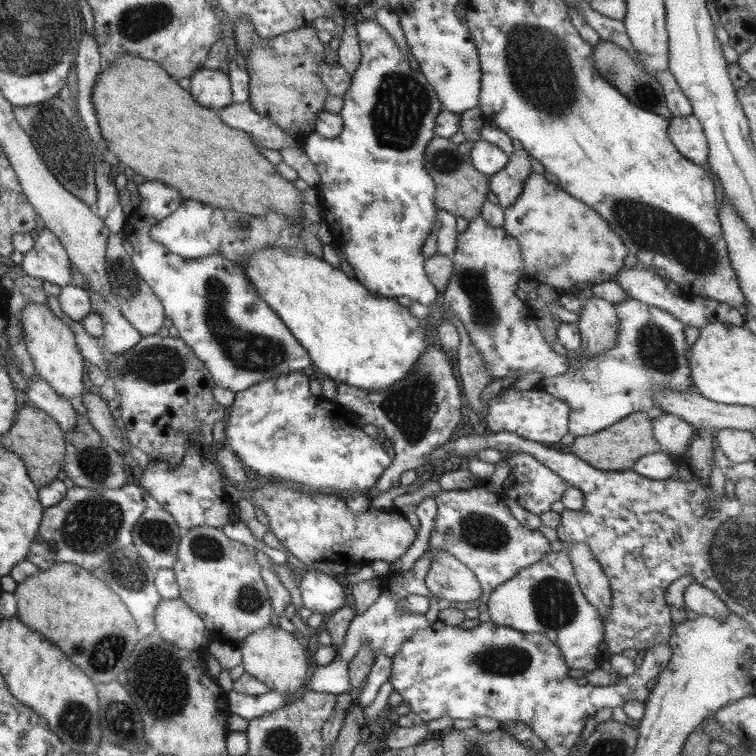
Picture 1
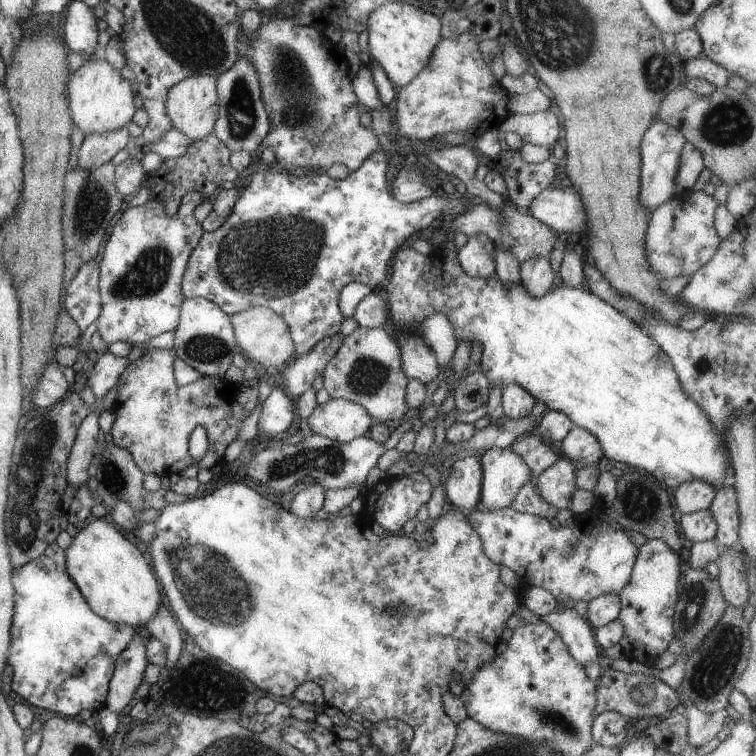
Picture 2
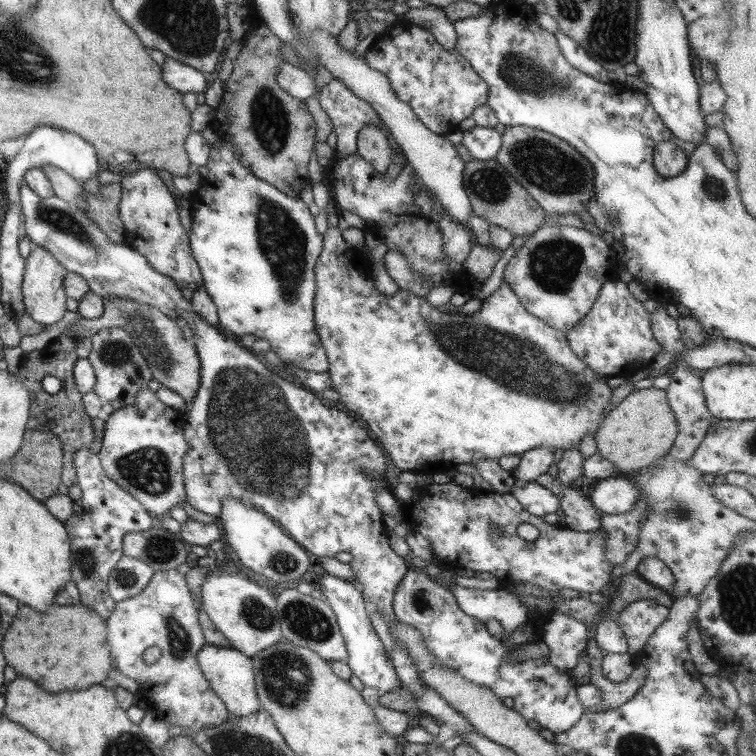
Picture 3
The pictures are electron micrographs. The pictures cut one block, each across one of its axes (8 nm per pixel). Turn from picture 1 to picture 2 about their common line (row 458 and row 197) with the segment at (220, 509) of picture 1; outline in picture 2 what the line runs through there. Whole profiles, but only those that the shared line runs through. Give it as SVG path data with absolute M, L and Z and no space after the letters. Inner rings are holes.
M199 191L186 192L172 215L166 213L163 202L147 199L141 205L127 207L115 222L98 264L101 308L95 324L100 337L107 345L120 340L132 346L144 346L153 336L175 330L180 304L185 299L181 290L181 281L187 259L191 249L204 233L201 223L193 216L193 211L204 198L204 194Z

